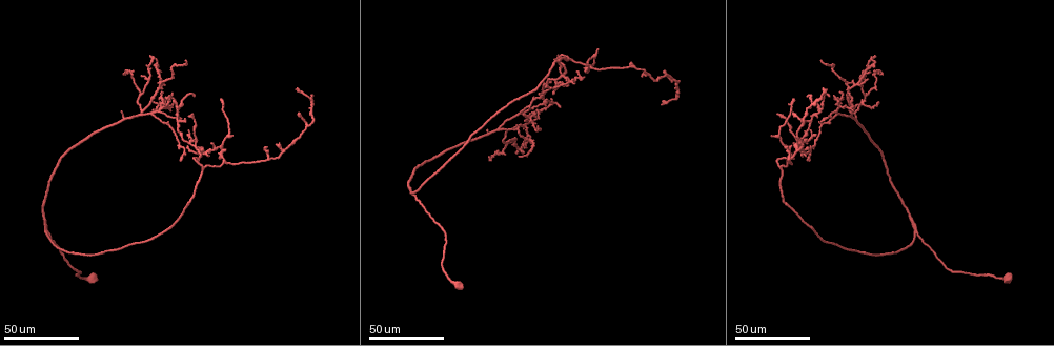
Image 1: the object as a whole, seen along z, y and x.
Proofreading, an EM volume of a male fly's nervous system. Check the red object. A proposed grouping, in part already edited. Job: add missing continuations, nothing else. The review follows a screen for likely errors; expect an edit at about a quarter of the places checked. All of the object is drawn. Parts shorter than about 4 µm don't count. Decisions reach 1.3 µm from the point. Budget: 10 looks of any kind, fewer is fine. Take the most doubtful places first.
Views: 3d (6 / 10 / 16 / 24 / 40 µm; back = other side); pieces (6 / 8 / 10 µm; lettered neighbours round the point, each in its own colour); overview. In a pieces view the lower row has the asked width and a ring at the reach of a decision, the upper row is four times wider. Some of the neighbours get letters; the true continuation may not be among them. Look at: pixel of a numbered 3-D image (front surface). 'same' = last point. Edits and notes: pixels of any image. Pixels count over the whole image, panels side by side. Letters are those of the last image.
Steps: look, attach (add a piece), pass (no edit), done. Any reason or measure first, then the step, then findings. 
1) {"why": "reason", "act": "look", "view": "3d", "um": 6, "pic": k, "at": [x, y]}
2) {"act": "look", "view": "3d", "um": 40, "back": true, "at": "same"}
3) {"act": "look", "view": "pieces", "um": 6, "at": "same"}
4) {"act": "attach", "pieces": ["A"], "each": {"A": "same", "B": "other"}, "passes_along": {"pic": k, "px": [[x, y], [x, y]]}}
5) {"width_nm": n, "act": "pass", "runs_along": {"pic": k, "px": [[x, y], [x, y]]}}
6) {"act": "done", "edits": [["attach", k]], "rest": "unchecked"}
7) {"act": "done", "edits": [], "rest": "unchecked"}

{"why": "long arm stops here", "act": "look", "view": "3d", "um": 24, "pic": 1, "at": [662, 102]}

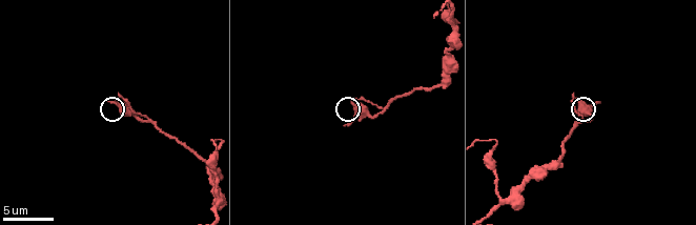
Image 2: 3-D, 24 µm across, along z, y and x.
{"act": "look", "view": "pieces", "um": 8, "pic": 2, "at": [111, 102]}

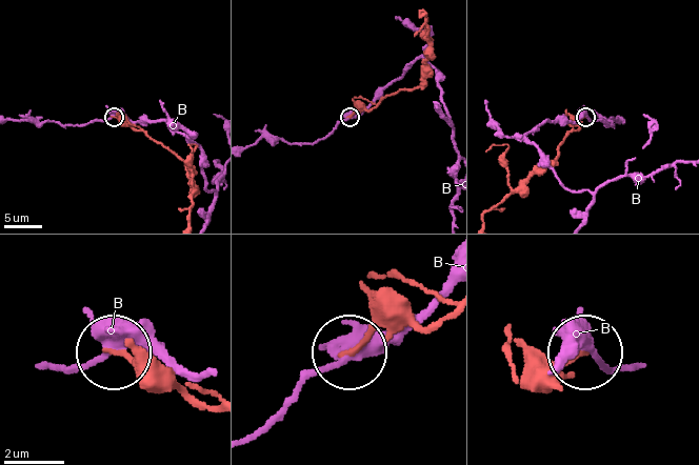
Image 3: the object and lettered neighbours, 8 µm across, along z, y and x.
{"act": "pass", "each": {"B": "other"}, "found": "no lettered piece goes on from it"}

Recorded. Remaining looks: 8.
{"why": "branch stops here", "act": "look", "view": "3d", "um": 24, "pic": 1, "at": [174, 99]}

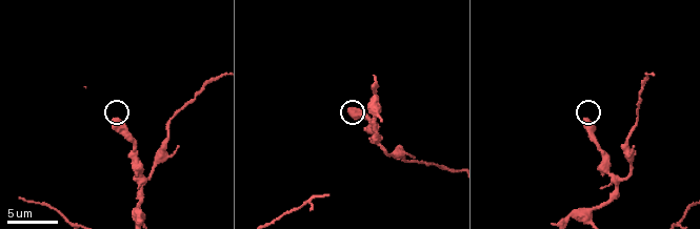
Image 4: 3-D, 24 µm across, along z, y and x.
{"why": "see the neighbours", "act": "look", "view": "pieces", "um": 8, "pic": 4, "at": [116, 118]}

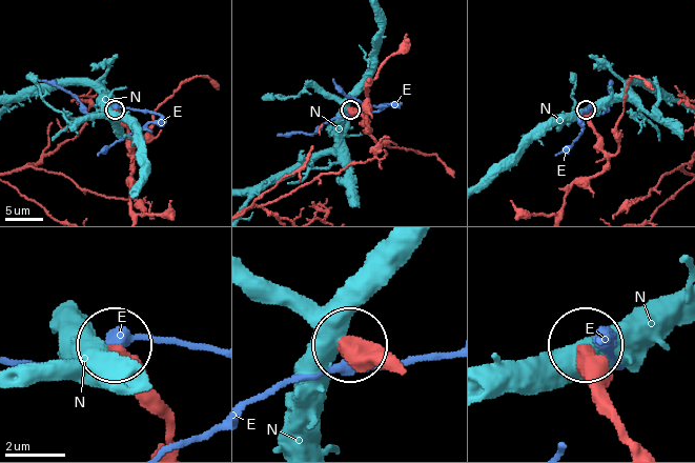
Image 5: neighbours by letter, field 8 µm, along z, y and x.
{"act": "pass", "each": {"E": "other", "N": "other"}, "runs_along": {"pic": 5, "px": [[628, 434], [590, 345]]}, "found": "none of them fits"}

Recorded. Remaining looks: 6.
{"why": "branch stops here", "act": "look", "view": "3d", "um": 6, "pic": 2, "at": [437, 15]}

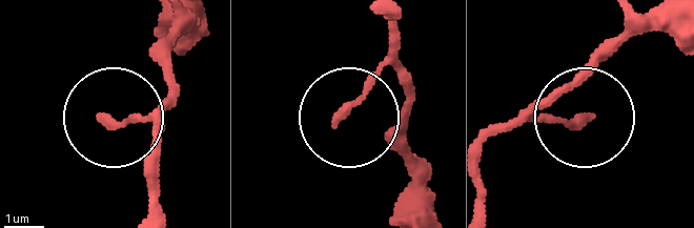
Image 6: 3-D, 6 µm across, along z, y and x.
{"why": "see the neighbours", "act": "look", "view": "pieces", "um": 10, "pic": 6, "at": [339, 116]}

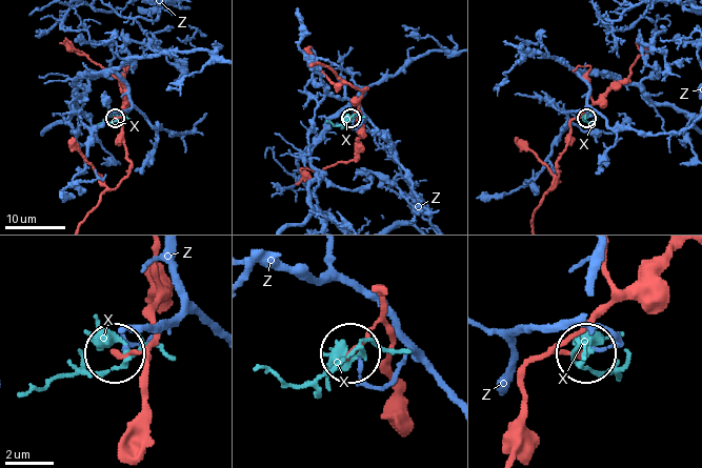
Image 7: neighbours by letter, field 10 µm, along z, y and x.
{"width_nm": 210, "act": "pass", "each": {"X": "other", "Z": "other"}, "found": "no lettered piece goes on from it"}

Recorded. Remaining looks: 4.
{"act": "look", "view": "3d", "um": 24, "pic": 1, "at": [573, 81]}

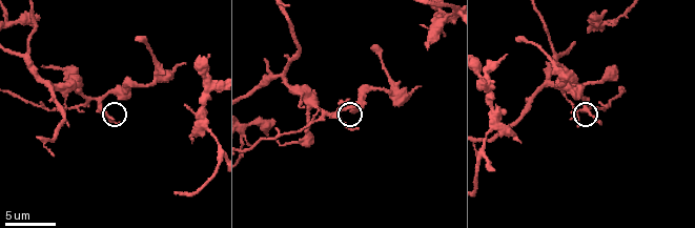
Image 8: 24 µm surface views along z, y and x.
{"act": "look", "view": "pieces", "um": 10, "pic": 8, "at": [111, 117]}

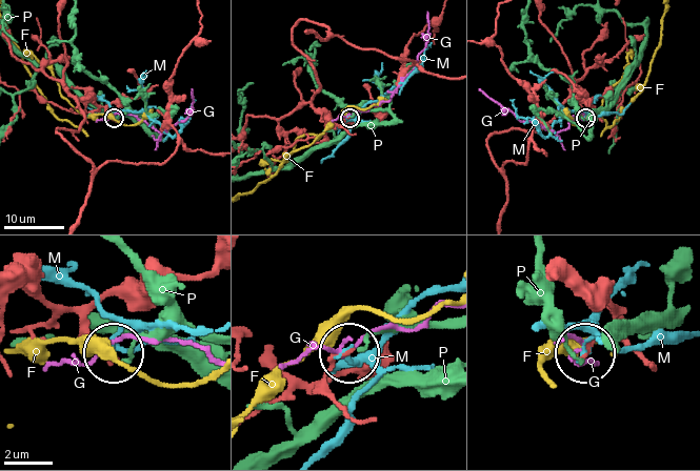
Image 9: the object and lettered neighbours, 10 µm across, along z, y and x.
{"width_nm": 140, "act": "pass", "each": {"F": "other", "G": "other", "M": "other", "P": "other"}, "found": "no lettered piece goes on from it"}

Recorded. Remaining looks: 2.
{"why": "an open end", "act": "look", "view": "3d", "um": 24, "pic": 1, "at": [225, 150]}

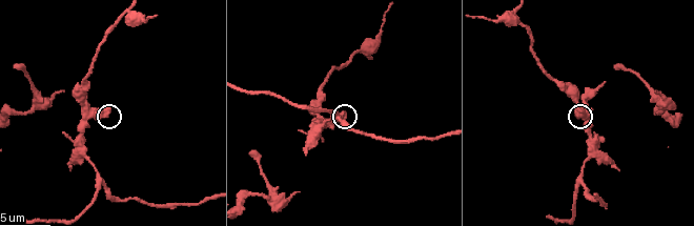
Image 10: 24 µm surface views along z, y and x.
{"act": "look", "view": "pieces", "um": 8, "pic": 10, "at": [579, 109]}

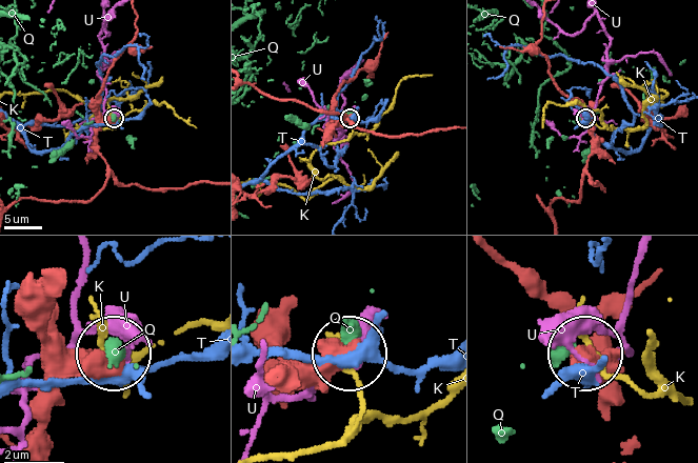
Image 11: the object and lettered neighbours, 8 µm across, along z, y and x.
{"width_nm": 540, "act": "pass", "each": {"K": "other", "Q": "other", "T": "other", "U": "other"}, "runs_along": {"pic": 11, "px": [[279, 383], [324, 373], [344, 356]]}, "found": "none of them fits"}

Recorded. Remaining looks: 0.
{"act": "done", "edits": [], "rest": "unchecked"}

